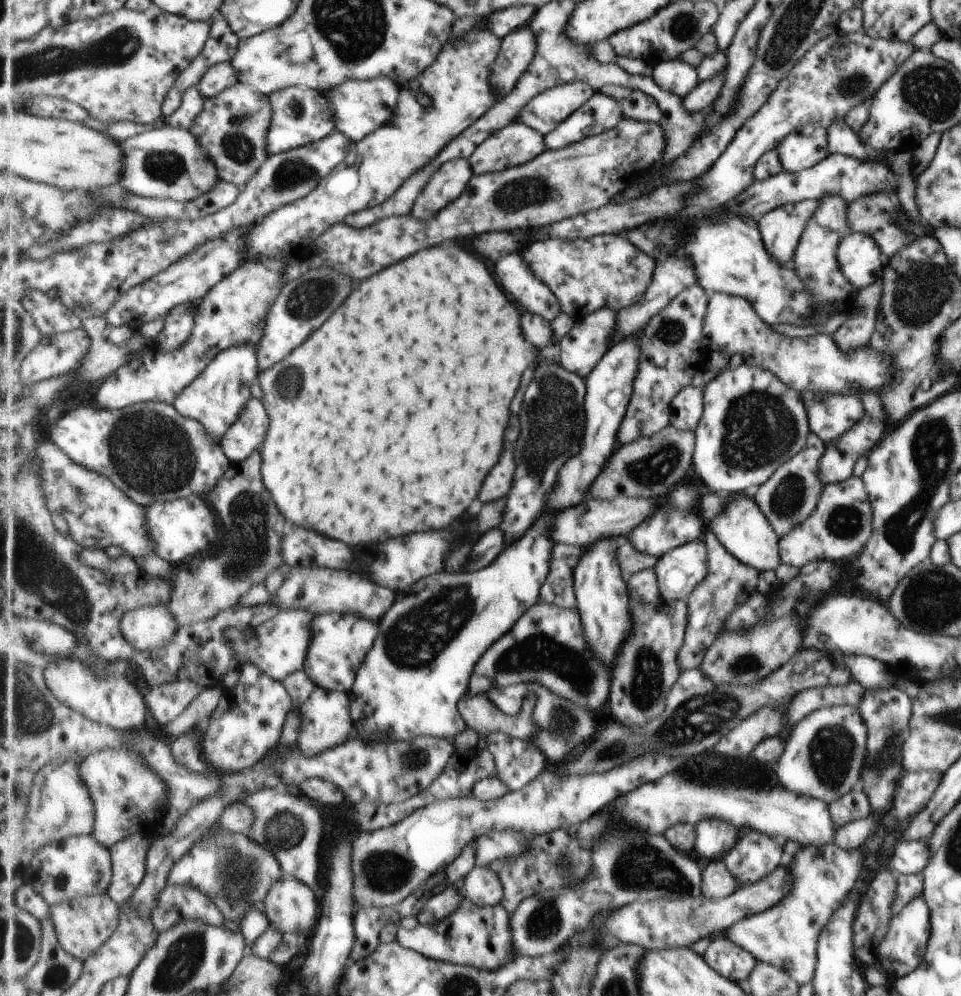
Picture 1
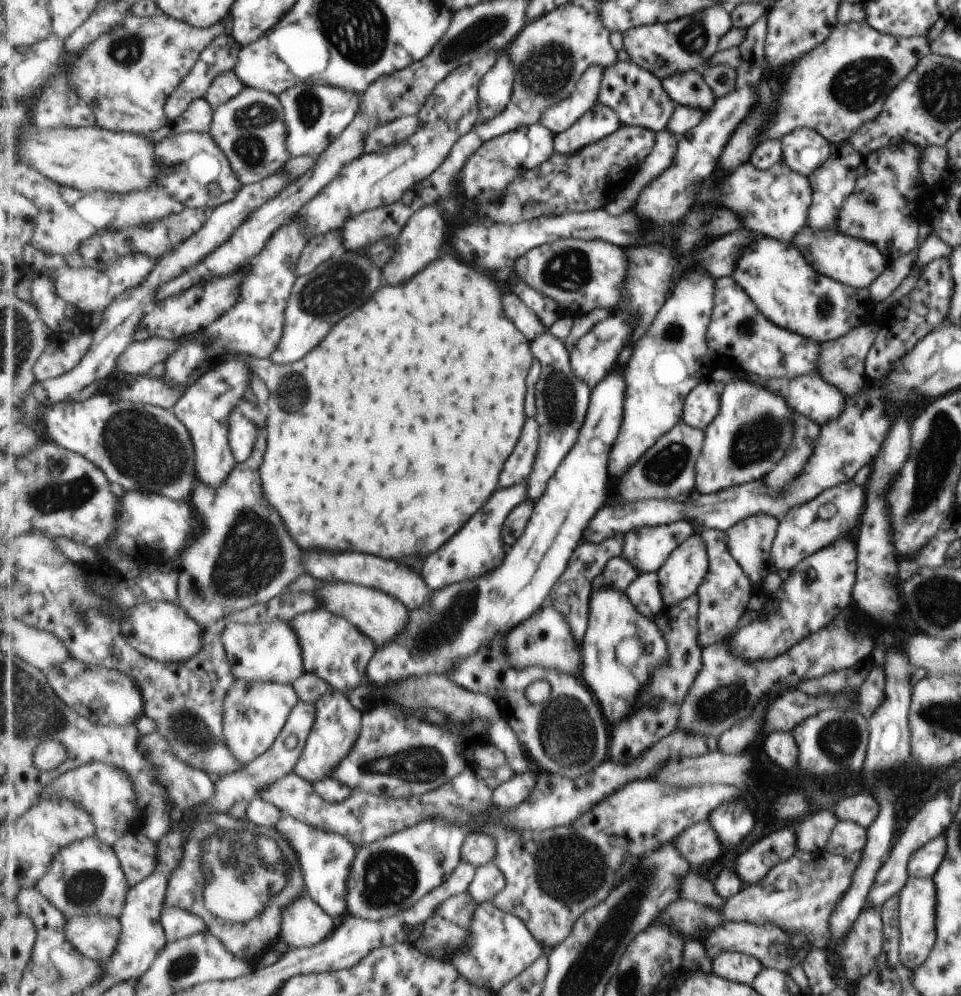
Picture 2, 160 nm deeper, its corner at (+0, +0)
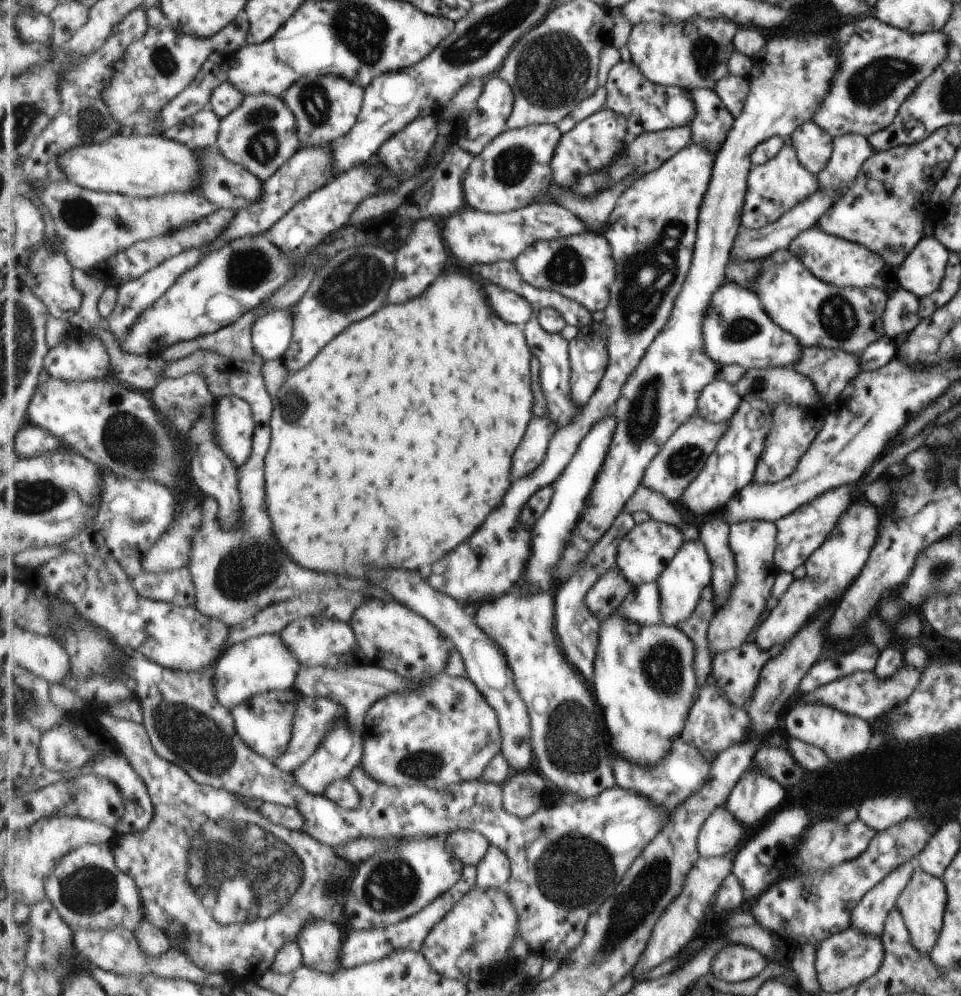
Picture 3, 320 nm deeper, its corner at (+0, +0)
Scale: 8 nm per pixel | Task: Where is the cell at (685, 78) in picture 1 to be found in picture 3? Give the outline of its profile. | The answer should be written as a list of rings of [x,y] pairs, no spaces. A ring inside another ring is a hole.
[[[693,89],[689,94],[695,104],[695,115],[688,124],[690,142],[704,148],[715,158],[734,118],[714,91]]]

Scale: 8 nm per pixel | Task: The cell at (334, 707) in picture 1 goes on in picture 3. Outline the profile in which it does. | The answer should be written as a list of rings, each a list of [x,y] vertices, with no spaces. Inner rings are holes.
[[[347,718],[342,719],[327,733],[318,751],[294,772],[296,781],[306,791],[316,795],[325,795],[332,782],[350,778],[353,769],[362,764],[363,755],[364,738],[362,734],[350,729]]]

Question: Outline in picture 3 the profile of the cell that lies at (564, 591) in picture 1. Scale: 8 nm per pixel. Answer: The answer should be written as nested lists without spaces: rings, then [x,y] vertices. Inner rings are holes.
[[[624,510],[613,525],[612,530],[609,531],[608,534],[604,536],[603,540],[601,540],[600,543],[597,543],[596,547],[590,552],[590,555],[586,558],[584,568],[581,569],[572,579],[559,583],[554,591],[556,602],[556,630],[559,643],[561,644],[566,659],[569,660],[571,664],[574,664],[574,667],[581,672],[582,676],[585,676],[587,680],[590,680],[591,684],[593,684],[592,680],[594,679],[595,674],[594,664],[597,658],[596,652],[600,641],[602,622],[595,616],[595,614],[592,614],[590,608],[587,606],[586,596],[590,594],[592,586],[595,586],[595,583],[605,573],[608,573],[613,567],[617,567],[617,555],[620,542],[623,540],[623,537],[628,532],[631,532],[637,525],[634,516]]]

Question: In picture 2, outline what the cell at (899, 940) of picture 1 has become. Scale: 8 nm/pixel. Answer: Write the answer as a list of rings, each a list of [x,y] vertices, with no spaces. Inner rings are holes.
[[[907,878],[898,895],[898,927],[900,961],[914,971],[928,958],[936,940],[936,887],[932,878]]]

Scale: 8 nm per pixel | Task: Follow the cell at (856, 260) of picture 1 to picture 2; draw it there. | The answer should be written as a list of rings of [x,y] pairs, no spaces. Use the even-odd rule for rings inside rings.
[[[806,225],[801,228],[801,232],[795,236],[791,244],[818,273],[853,289],[867,289],[885,270],[888,263],[874,244],[869,244],[857,237],[847,236],[837,230],[814,231]]]

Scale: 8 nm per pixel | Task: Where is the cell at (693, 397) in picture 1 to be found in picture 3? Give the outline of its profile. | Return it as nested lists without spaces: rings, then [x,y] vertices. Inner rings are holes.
[[[713,379],[700,392],[695,414],[707,422],[723,423],[733,416],[740,402],[740,395],[731,384]]]

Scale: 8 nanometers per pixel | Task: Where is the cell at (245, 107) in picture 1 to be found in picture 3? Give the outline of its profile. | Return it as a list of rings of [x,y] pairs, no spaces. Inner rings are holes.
[[[267,93],[244,95],[243,106],[221,119],[217,149],[262,181],[269,180],[301,149],[296,113],[282,97]]]

